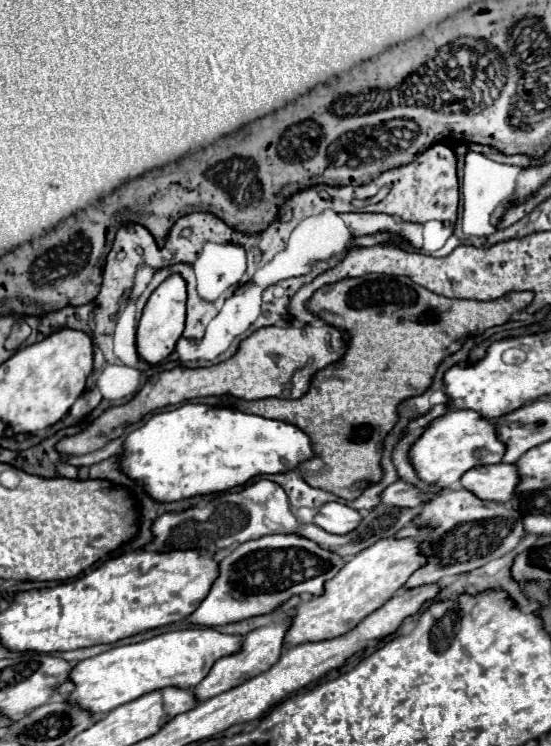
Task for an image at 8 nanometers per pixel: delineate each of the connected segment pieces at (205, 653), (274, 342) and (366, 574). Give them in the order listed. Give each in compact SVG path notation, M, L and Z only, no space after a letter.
M211 627L171 631L133 645L119 645L95 657L83 659L71 669L69 681L75 685L75 689L65 697L65 701L99 715L157 689L191 689L205 677L205 673L209 673L217 659L235 653L239 647L241 637L223 635Z
M331 325L313 327L261 327L253 331L247 339L239 343L239 349L233 357L223 363L211 367L173 367L169 371L155 373L147 377L145 385L139 393L125 405L109 407L97 419L93 419L85 429L75 435L67 435L55 443L55 449L63 455L85 455L95 449L101 449L107 441L119 437L123 429L131 423L143 419L143 415L161 409L165 405L179 405L187 399L209 397L209 395L233 395L237 399L253 401L265 397L281 397L281 399L297 399L307 393L309 379L315 371L327 367L337 361L345 353L345 335Z
M381 539L369 549L357 553L351 561L347 561L337 577L325 581L325 589L321 595L311 597L311 601L303 601L291 613L291 625L285 631L285 649L335 639L349 629L353 629L359 621L363 621L373 609L379 609L389 597L401 589L401 585L409 579L409 575L425 565L425 557L419 553L419 541L415 539Z

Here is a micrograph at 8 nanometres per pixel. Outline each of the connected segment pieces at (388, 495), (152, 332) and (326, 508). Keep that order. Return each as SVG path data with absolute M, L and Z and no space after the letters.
M395 481L393 485L381 491L379 503L387 507L417 507L417 505L421 507L429 497L431 497L429 493L421 493L419 489L405 481Z
M181 275L167 277L151 293L151 297L143 309L143 315L139 319L139 329L137 329L137 351L139 351L141 359L145 359L151 365L157 365L173 353L175 343L181 337L183 327L185 327L185 305L187 305L187 283Z
M331 501L331 503L323 503L319 507L319 511L315 513L313 521L325 529L327 533L335 533L335 535L345 535L349 531L353 531L359 521L361 521L361 513L355 511L349 505Z

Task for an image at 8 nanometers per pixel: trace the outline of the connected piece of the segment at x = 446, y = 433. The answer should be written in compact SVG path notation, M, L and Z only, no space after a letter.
M449 411L425 427L421 437L409 449L409 461L421 481L437 487L449 487L459 481L465 471L477 465L499 463L503 453L505 445L497 439L493 421L483 419L473 411Z

